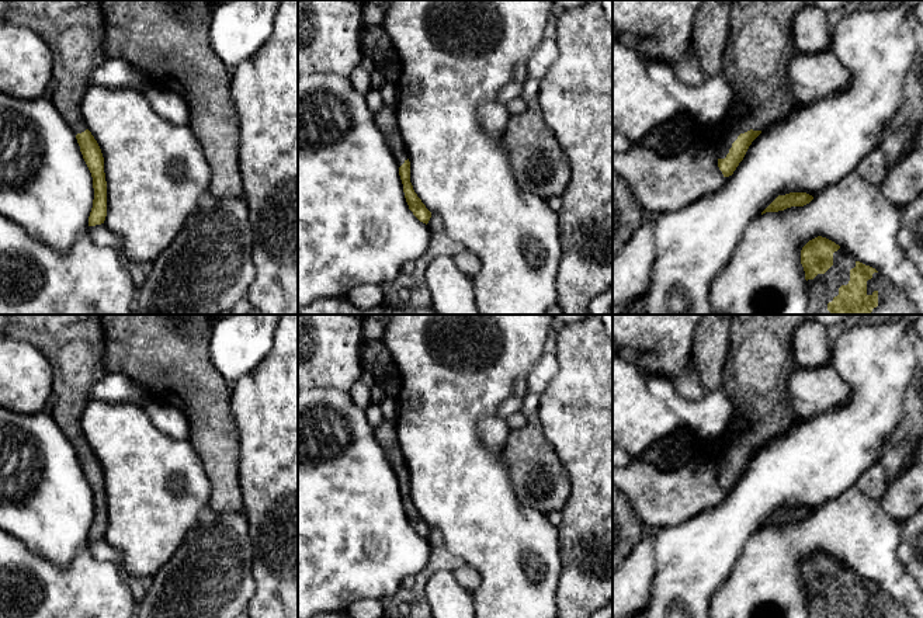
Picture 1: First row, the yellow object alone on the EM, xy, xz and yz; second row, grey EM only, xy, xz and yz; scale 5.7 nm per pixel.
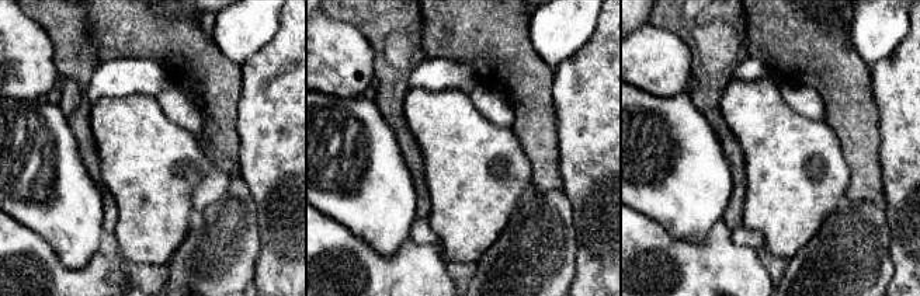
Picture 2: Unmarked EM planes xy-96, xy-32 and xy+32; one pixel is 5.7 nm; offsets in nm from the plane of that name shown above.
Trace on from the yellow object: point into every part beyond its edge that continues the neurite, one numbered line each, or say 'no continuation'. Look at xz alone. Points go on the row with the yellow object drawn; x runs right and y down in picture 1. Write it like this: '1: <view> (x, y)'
1: xz (385, 118)

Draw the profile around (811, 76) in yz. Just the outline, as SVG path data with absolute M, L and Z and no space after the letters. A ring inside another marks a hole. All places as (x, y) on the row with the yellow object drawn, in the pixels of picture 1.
M791 49L787 56L787 77L801 103L818 101L851 86L850 72L829 49L818 53Z

